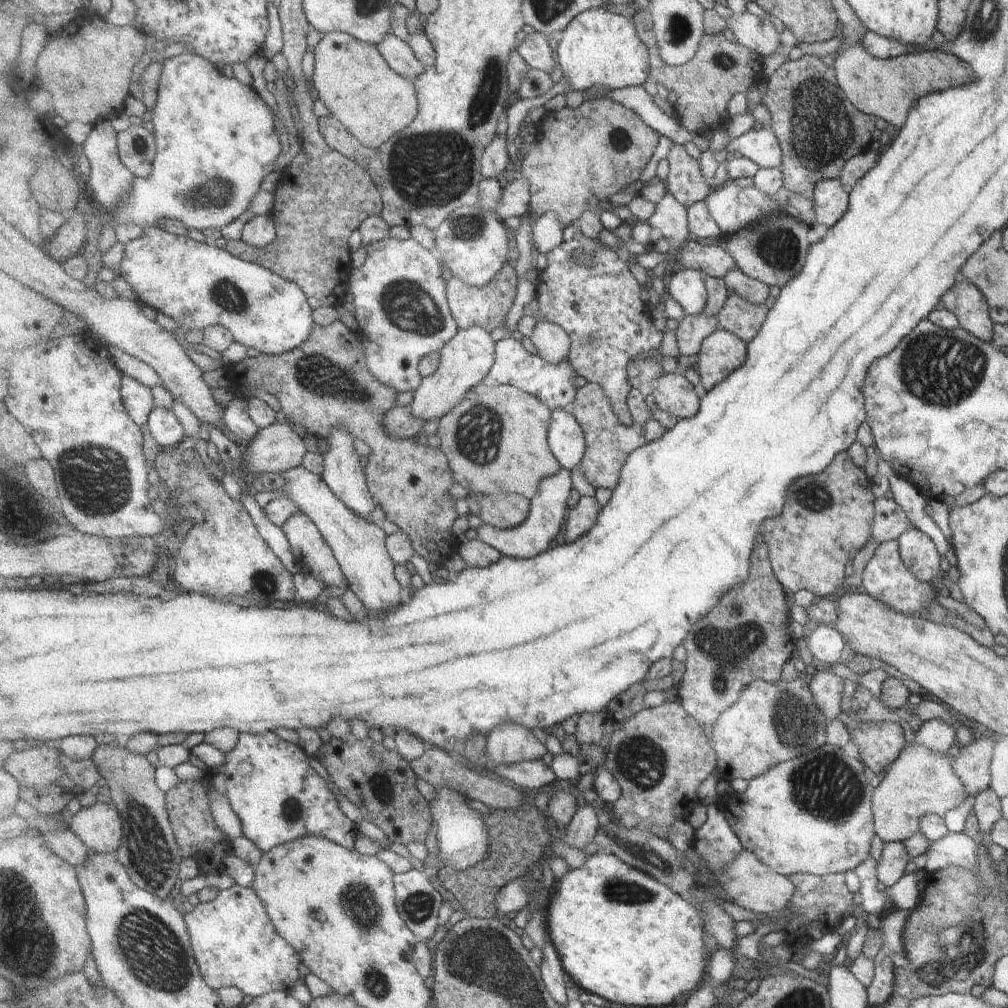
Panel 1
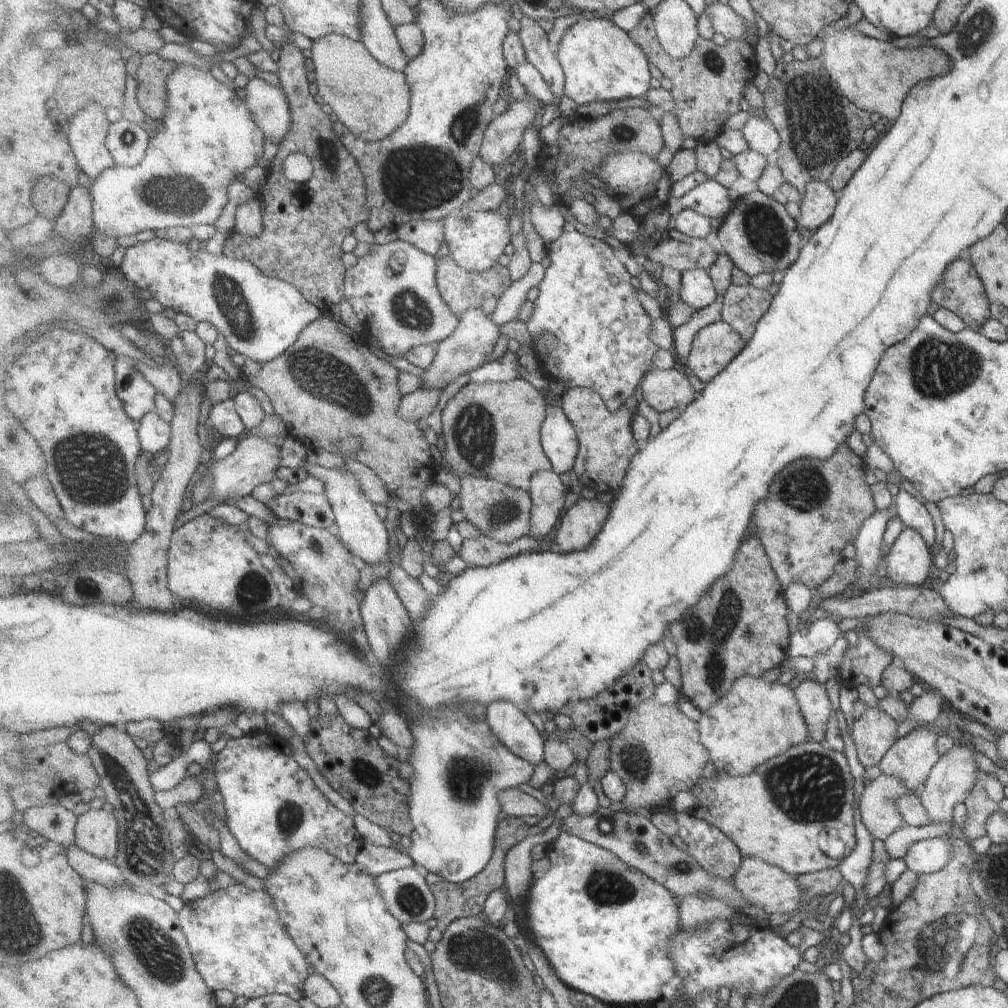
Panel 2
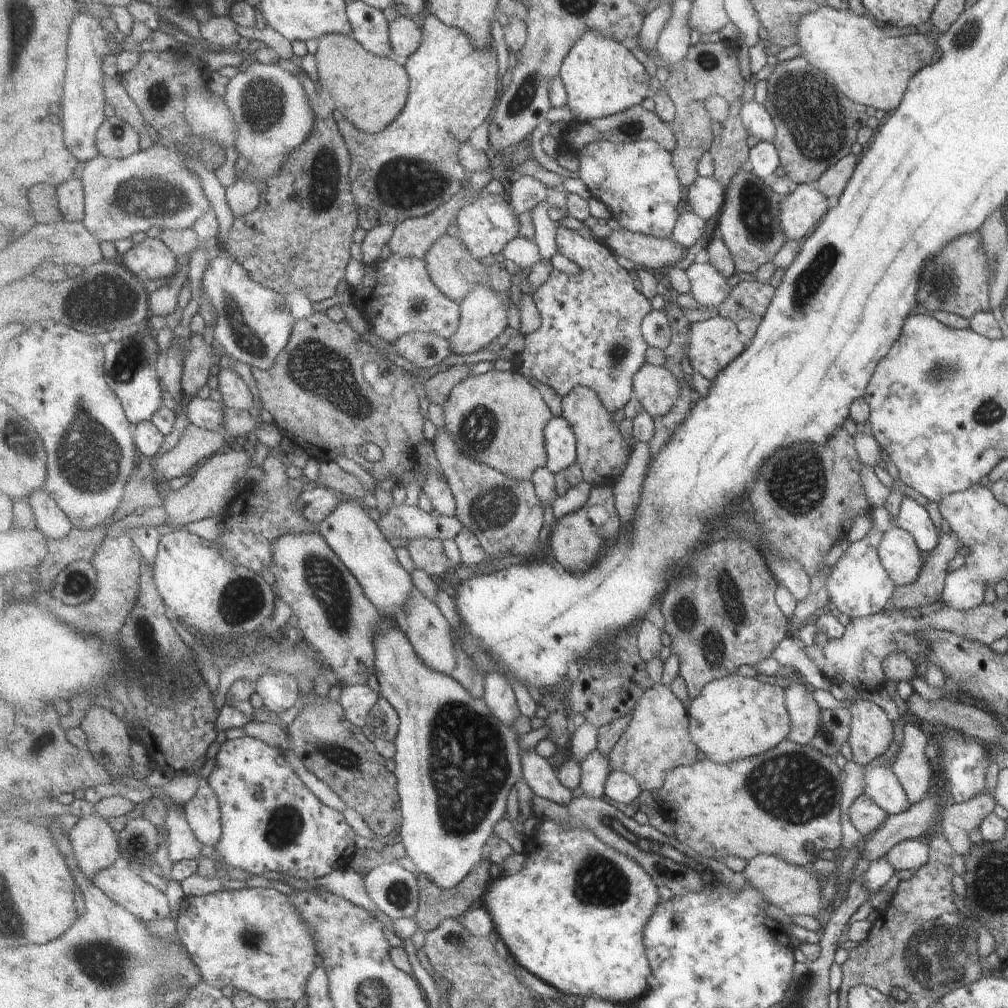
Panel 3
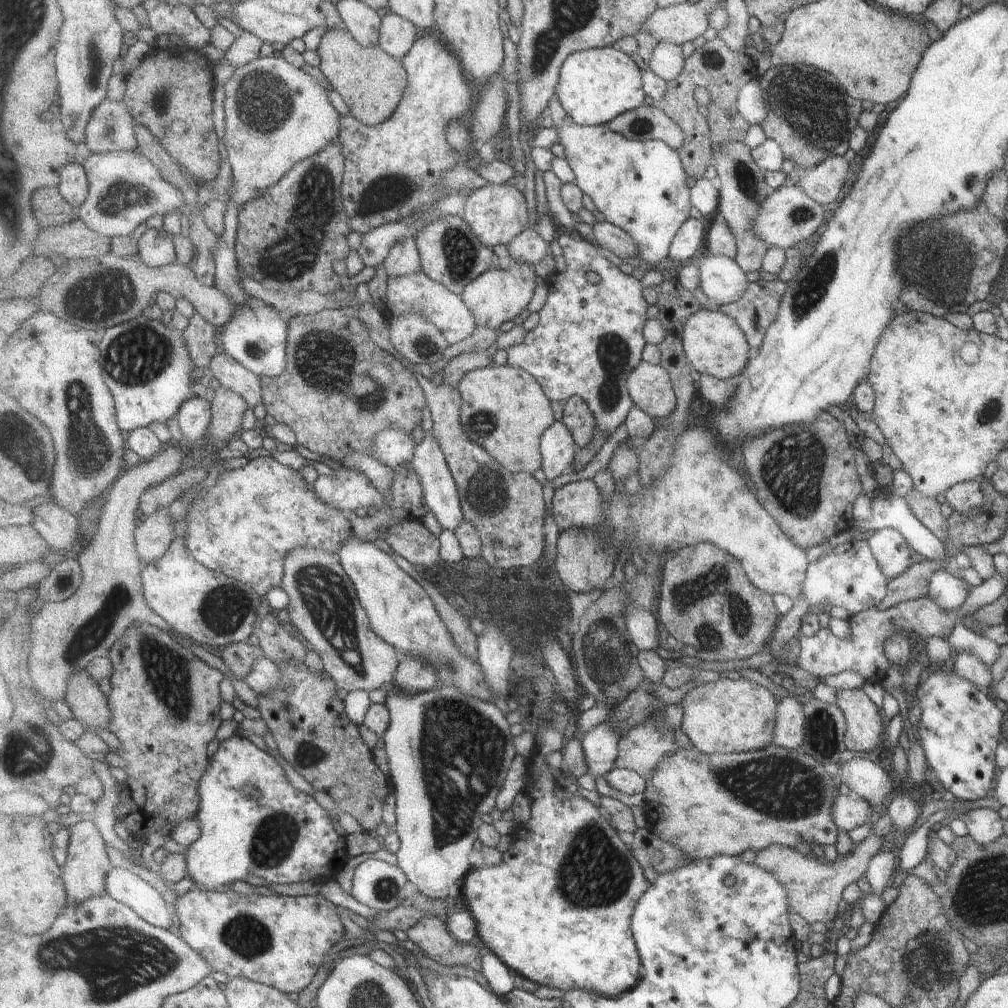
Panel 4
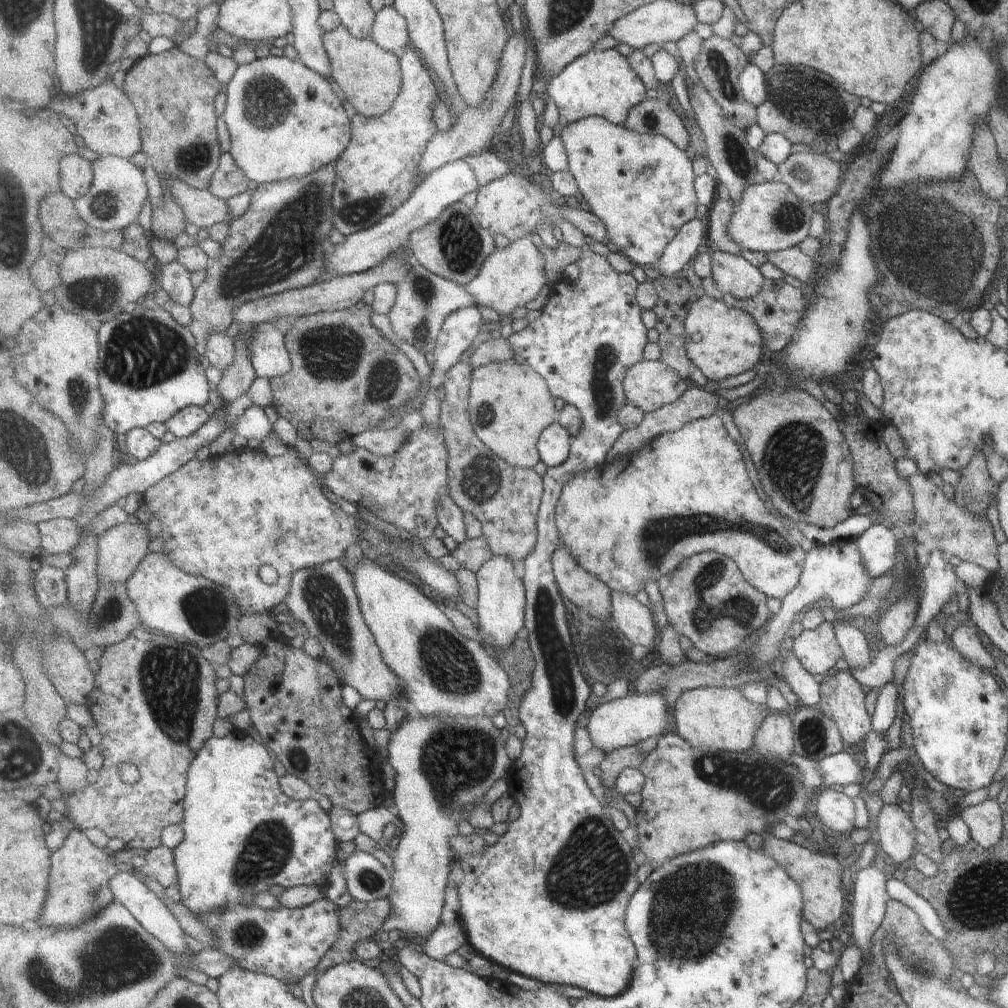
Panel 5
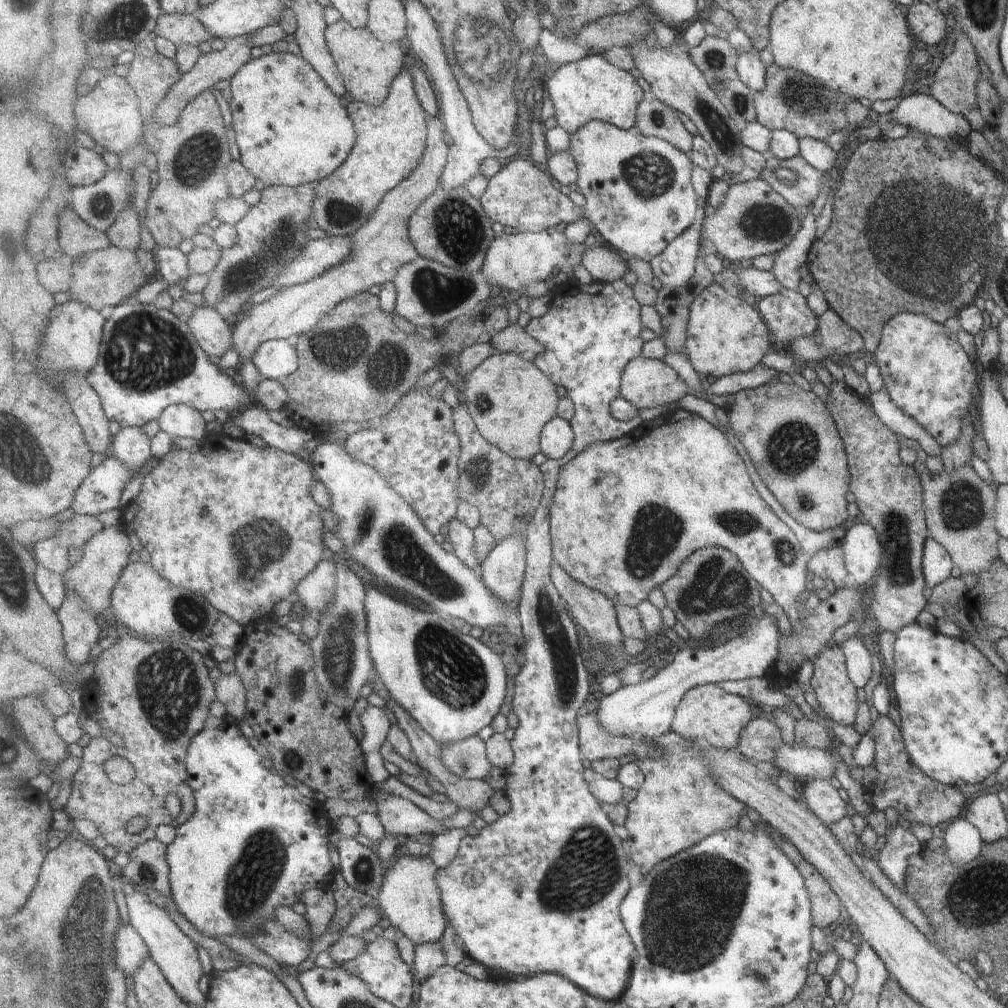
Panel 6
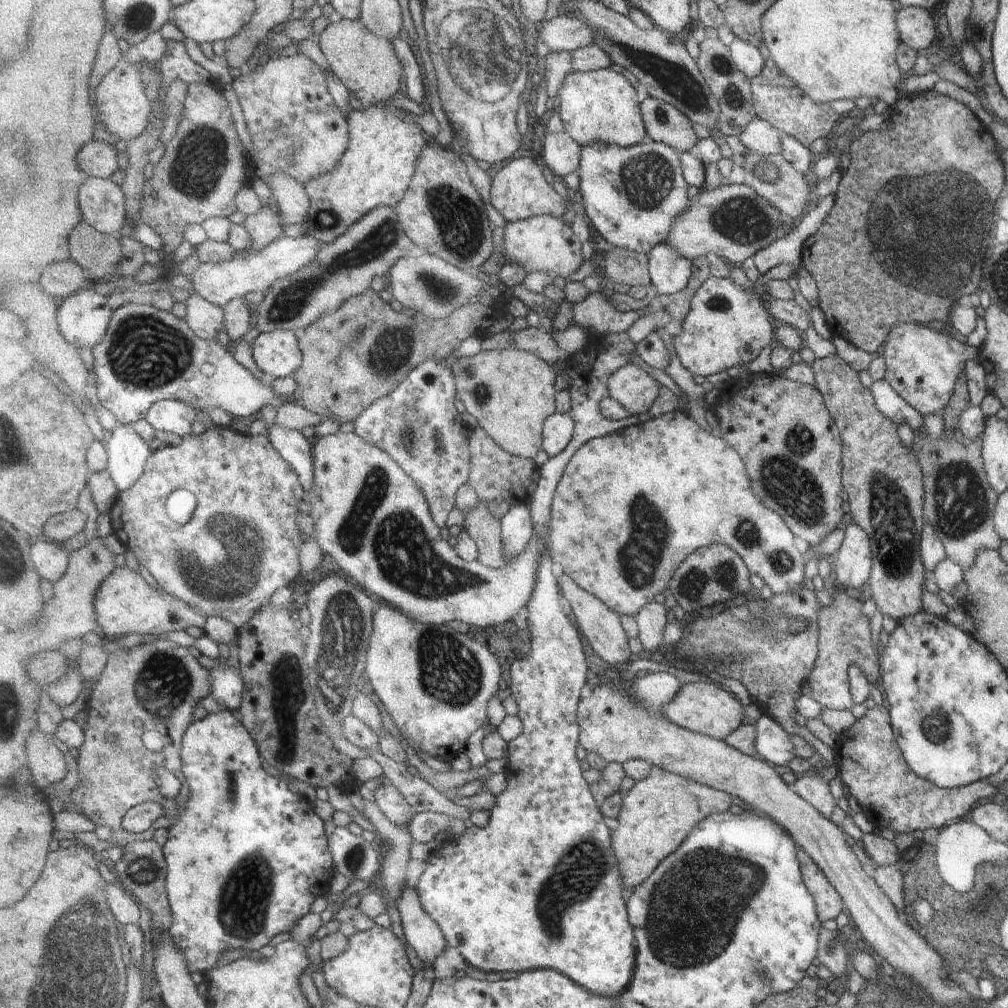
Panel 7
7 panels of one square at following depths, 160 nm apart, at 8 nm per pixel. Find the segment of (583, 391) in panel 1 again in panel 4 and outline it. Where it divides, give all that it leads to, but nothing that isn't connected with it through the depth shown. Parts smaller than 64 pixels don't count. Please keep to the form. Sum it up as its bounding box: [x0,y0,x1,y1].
[562,396,597,448]

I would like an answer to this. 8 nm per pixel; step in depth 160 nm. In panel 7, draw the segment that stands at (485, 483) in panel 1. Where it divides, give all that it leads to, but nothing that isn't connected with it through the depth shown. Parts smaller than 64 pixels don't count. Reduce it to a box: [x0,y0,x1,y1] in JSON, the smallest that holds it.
[451,346,565,459]

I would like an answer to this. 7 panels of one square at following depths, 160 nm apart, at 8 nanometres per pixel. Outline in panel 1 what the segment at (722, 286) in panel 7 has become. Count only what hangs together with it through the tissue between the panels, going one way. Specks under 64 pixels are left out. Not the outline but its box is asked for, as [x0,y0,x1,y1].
[696,328,748,391]

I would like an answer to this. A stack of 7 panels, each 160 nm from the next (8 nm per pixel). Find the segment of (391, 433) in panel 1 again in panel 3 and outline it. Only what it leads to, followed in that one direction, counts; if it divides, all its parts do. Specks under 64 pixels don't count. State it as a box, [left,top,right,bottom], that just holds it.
[424,364,470,407]

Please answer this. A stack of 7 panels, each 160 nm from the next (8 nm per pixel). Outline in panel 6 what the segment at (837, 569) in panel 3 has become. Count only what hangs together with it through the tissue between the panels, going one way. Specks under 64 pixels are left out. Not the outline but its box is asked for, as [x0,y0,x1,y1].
[597,544,850,739]

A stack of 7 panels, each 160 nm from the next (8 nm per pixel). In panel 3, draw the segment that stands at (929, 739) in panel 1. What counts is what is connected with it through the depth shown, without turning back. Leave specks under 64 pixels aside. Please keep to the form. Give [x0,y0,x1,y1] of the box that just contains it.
[888,722,935,804]

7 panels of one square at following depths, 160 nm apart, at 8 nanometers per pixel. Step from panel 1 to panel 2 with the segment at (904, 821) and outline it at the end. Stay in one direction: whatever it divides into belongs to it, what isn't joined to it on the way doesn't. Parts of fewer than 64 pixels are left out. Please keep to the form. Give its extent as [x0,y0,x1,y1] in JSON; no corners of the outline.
[858,774,914,841]

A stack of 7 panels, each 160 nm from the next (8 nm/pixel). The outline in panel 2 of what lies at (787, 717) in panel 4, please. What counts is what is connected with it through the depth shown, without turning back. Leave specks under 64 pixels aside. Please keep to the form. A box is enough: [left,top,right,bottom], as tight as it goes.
[793,676,830,743]

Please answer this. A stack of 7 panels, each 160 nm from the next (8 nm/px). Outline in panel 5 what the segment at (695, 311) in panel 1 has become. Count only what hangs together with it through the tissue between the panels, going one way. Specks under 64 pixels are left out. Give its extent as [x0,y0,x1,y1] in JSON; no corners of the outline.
[712,249,767,299]

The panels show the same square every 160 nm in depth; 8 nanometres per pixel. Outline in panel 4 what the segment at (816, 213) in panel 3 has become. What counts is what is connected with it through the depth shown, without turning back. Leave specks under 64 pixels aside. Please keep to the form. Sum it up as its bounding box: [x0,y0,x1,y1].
[754,186,823,250]

